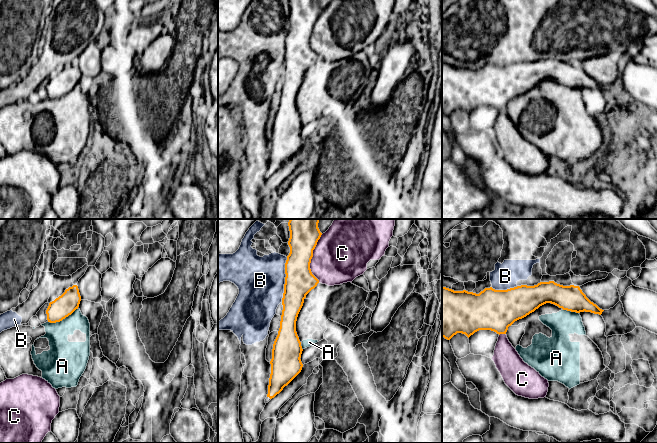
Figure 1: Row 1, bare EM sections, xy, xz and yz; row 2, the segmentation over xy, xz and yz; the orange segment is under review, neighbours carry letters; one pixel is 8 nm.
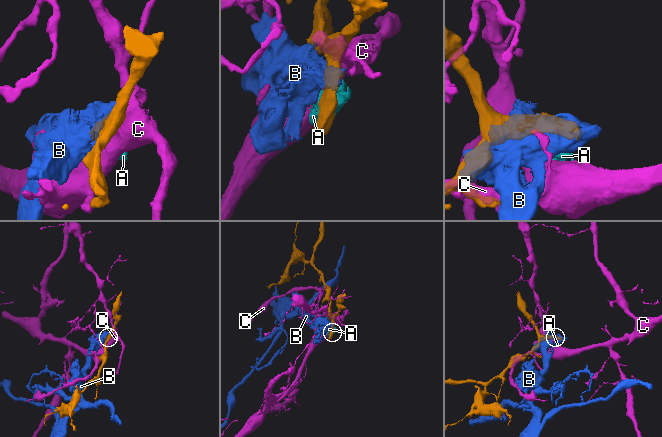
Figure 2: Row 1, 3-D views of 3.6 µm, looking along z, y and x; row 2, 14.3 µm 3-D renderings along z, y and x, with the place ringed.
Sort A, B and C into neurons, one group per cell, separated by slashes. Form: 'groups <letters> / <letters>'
groups A / B / C

